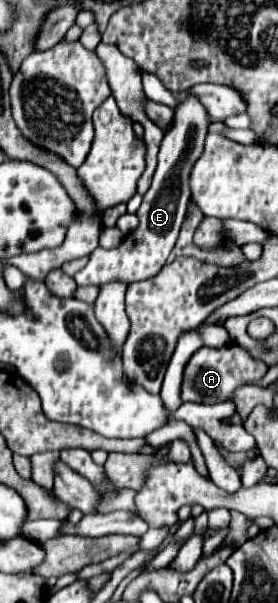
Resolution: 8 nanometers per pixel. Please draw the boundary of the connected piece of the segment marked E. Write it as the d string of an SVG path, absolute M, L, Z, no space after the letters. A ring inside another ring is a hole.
M191 96L185 102L179 102L179 108L175 112L175 124L163 138L159 154L157 154L157 170L153 174L153 184L145 192L143 202L137 210L139 228L133 234L133 244L125 244L125 240L123 240L123 244L113 250L95 248L95 252L91 252L91 256L89 256L87 266L73 276L79 286L85 286L85 284L101 286L101 284L113 282L113 280L131 284L131 282L147 280L147 278L153 278L159 274L159 270L165 266L165 262L177 242L179 228L185 218L185 210L187 210L189 196L191 196L189 194L189 176L191 176L193 164L197 162L197 158L203 152L203 140L207 136L207 126L209 126L207 112L197 98Z

